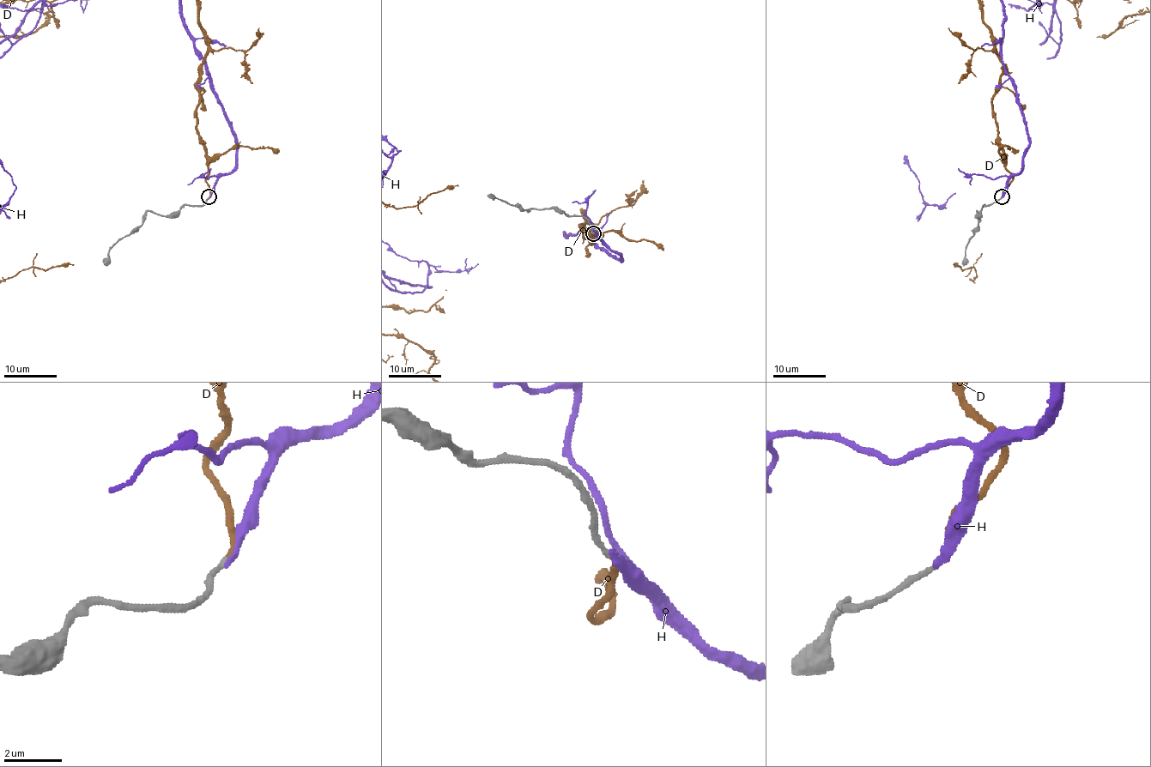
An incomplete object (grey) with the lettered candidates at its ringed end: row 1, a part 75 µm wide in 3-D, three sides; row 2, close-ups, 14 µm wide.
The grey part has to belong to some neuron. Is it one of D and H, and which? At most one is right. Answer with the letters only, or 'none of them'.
D

